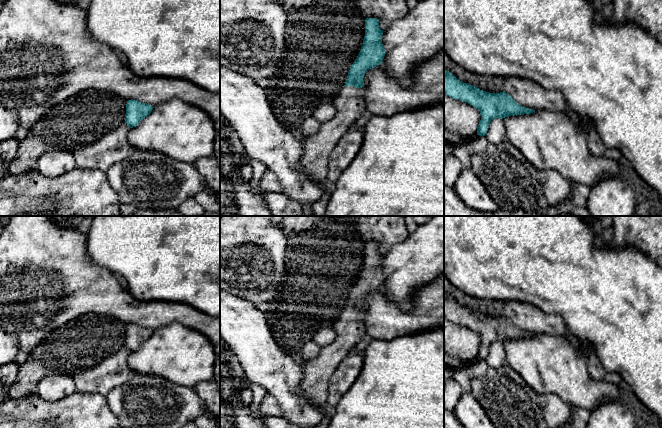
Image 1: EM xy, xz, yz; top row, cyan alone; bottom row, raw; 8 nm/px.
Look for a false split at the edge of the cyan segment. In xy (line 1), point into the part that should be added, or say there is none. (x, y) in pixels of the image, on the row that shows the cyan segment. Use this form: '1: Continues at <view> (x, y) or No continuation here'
1: No continuation here

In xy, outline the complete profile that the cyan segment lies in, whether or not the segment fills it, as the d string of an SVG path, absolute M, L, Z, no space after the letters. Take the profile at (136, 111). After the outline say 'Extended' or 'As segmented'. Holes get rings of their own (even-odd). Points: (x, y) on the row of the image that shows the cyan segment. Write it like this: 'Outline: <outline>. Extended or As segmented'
Outline: M128 100L126 104L125 123L130 127L136 127L153 110L154 106L139 102L137 100Z. As segmented

